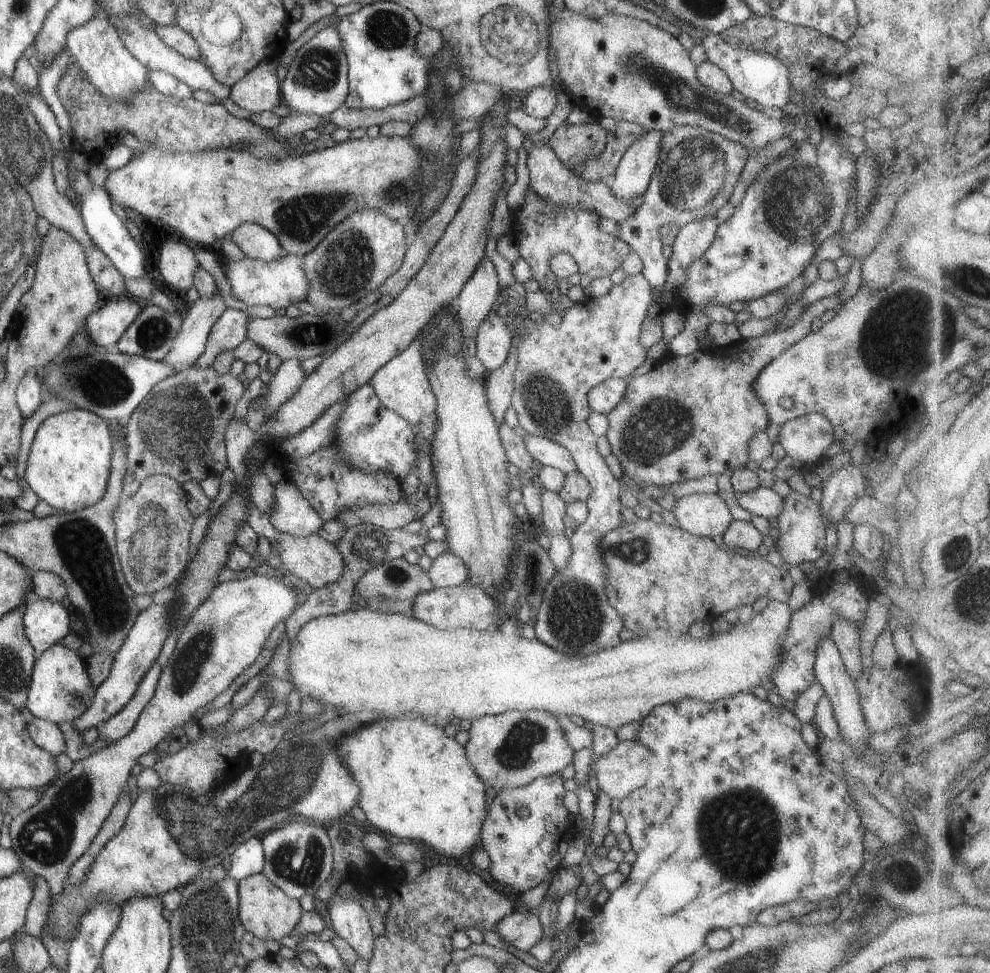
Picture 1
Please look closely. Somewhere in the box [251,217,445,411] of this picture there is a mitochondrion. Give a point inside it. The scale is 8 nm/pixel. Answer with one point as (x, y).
(350, 261)

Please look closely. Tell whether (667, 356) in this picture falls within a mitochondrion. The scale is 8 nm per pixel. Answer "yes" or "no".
no

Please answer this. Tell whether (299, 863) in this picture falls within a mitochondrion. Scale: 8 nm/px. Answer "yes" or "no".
yes

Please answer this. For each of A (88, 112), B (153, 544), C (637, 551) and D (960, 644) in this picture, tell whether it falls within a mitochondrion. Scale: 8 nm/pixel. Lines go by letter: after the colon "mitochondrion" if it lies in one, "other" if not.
A: other
B: mitochondrion
C: mitochondrion
D: other

